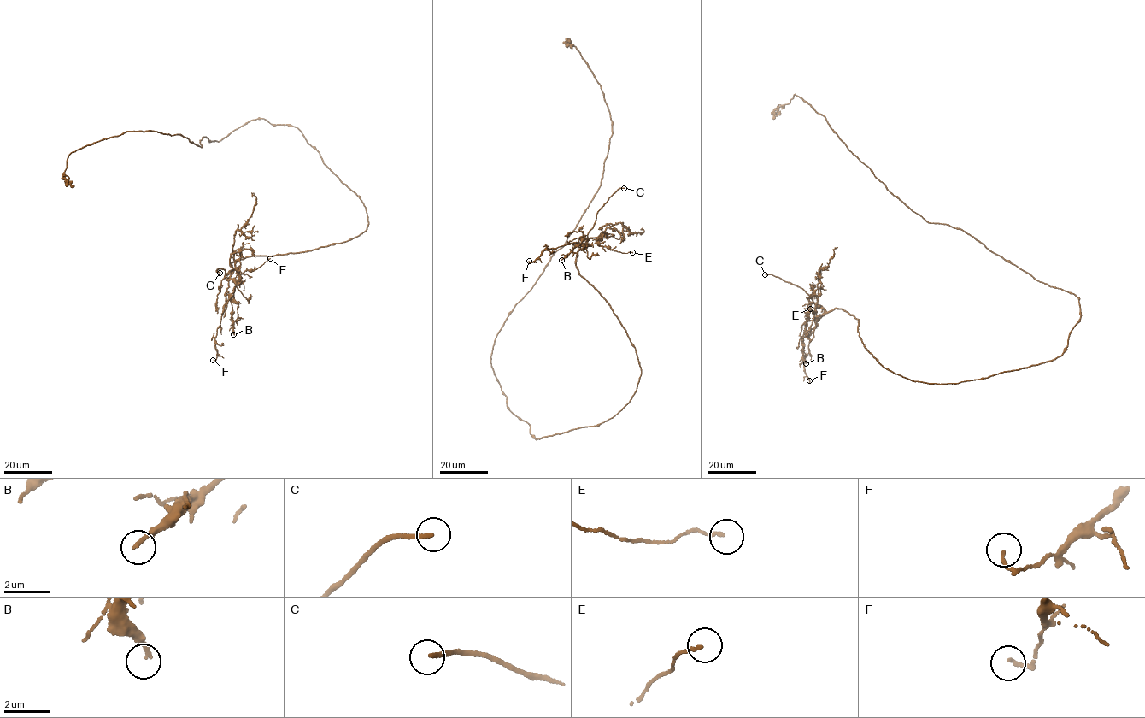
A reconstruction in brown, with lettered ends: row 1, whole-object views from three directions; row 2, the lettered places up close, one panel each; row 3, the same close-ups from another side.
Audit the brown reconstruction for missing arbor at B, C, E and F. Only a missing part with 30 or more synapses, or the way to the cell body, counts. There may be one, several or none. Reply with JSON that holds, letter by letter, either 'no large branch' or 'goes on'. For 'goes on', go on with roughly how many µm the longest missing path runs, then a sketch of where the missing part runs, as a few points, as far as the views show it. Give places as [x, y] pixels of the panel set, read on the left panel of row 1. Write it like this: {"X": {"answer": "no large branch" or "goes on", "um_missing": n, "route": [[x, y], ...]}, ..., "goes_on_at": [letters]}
{"B": {"answer": "no large branch"}, "C": {"answer": "goes on", "um_missing": 30, "route": [[220, 273], [213, 251], [210, 226]]}, "E": {"answer": "no large branch"}, "F": {"answer": "no large branch"}, "goes_on_at": ["C"]}

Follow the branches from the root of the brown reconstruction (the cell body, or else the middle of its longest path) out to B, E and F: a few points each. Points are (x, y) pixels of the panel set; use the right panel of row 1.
B: (1079, 321), (1055, 359), (930, 384), (879, 364), (862, 344), (858, 319), (833, 308), (805, 323), (806, 363)
E: (1079, 321), (1055, 359), (930, 384), (879, 364), (853, 315), (810, 308)
F: (1079, 321), (1055, 359), (930, 384), (879, 364), (862, 344), (858, 319), (833, 308), (811, 329), (809, 380)

